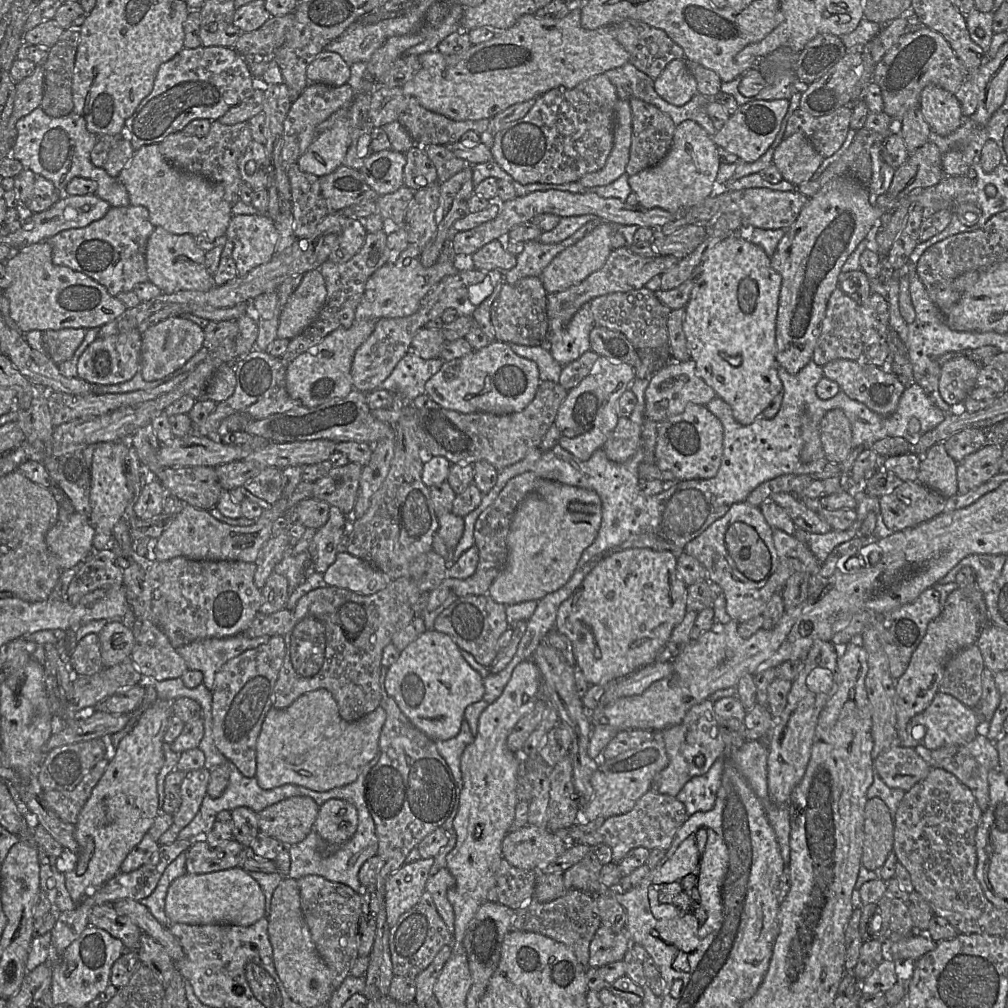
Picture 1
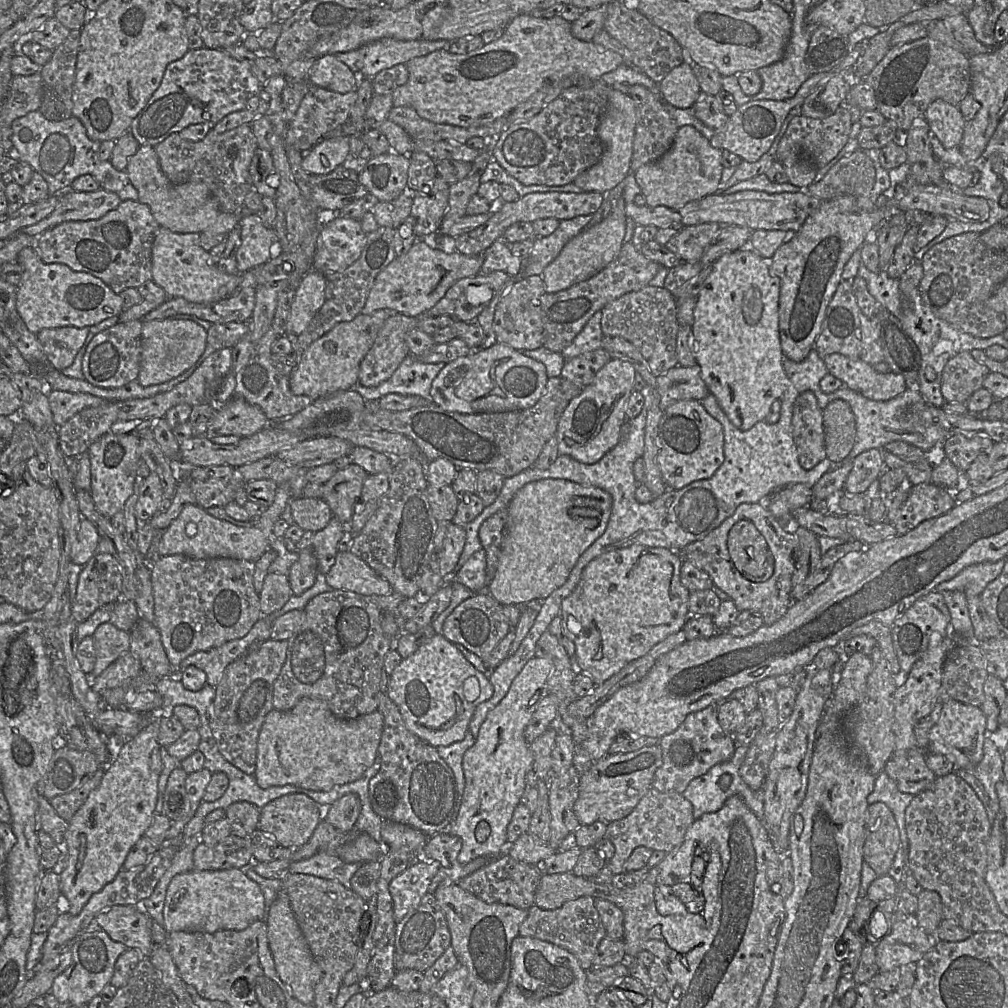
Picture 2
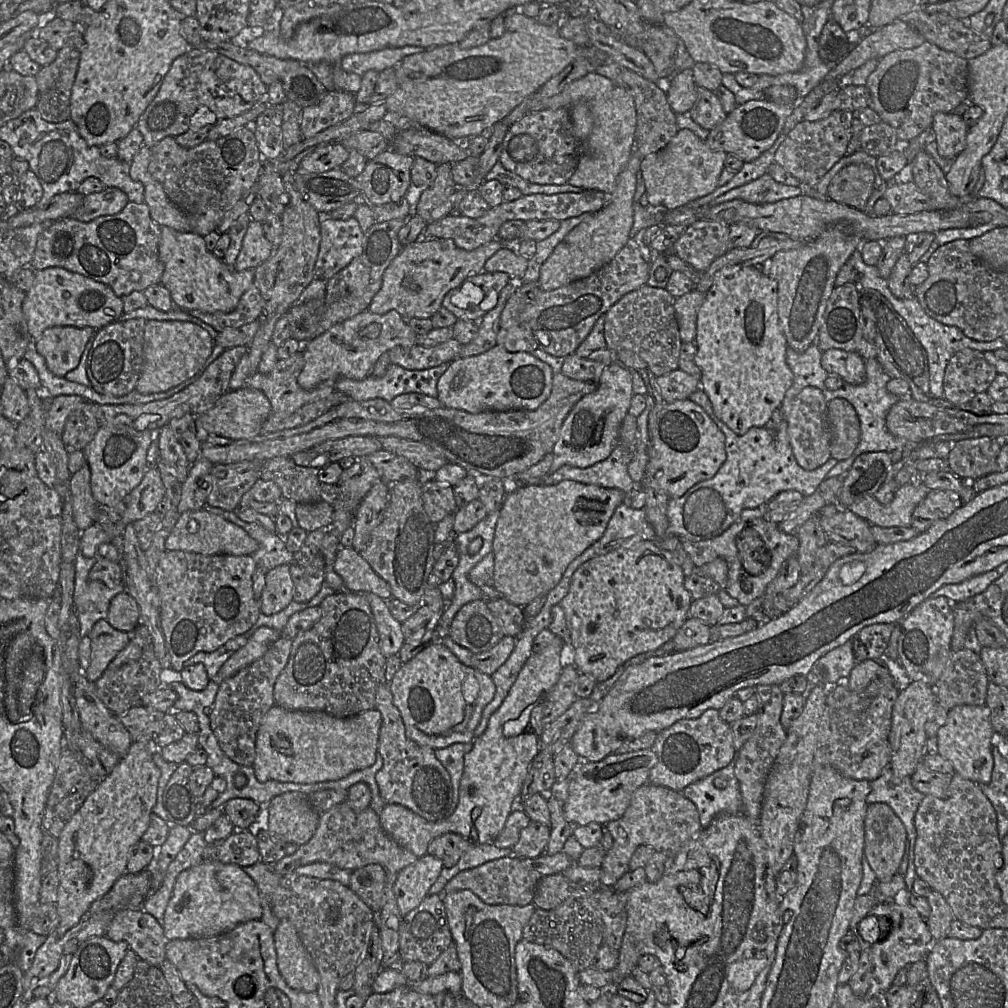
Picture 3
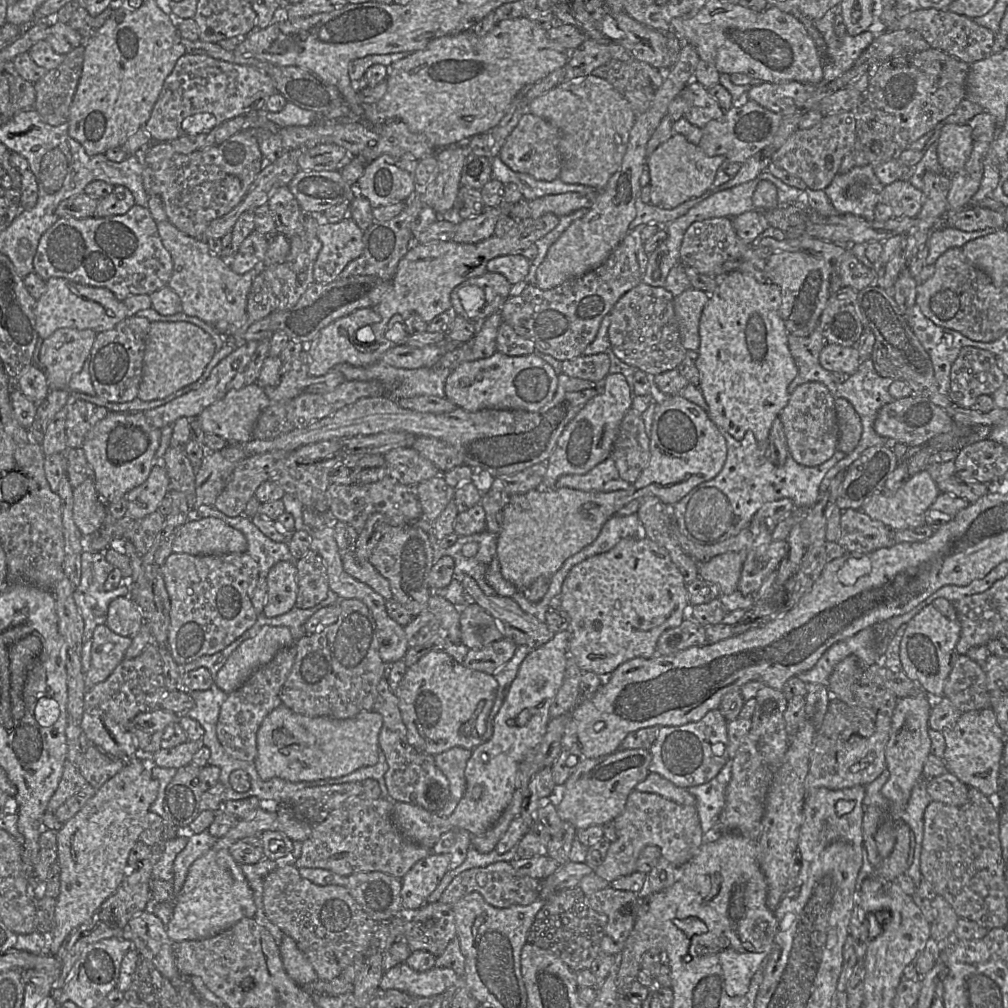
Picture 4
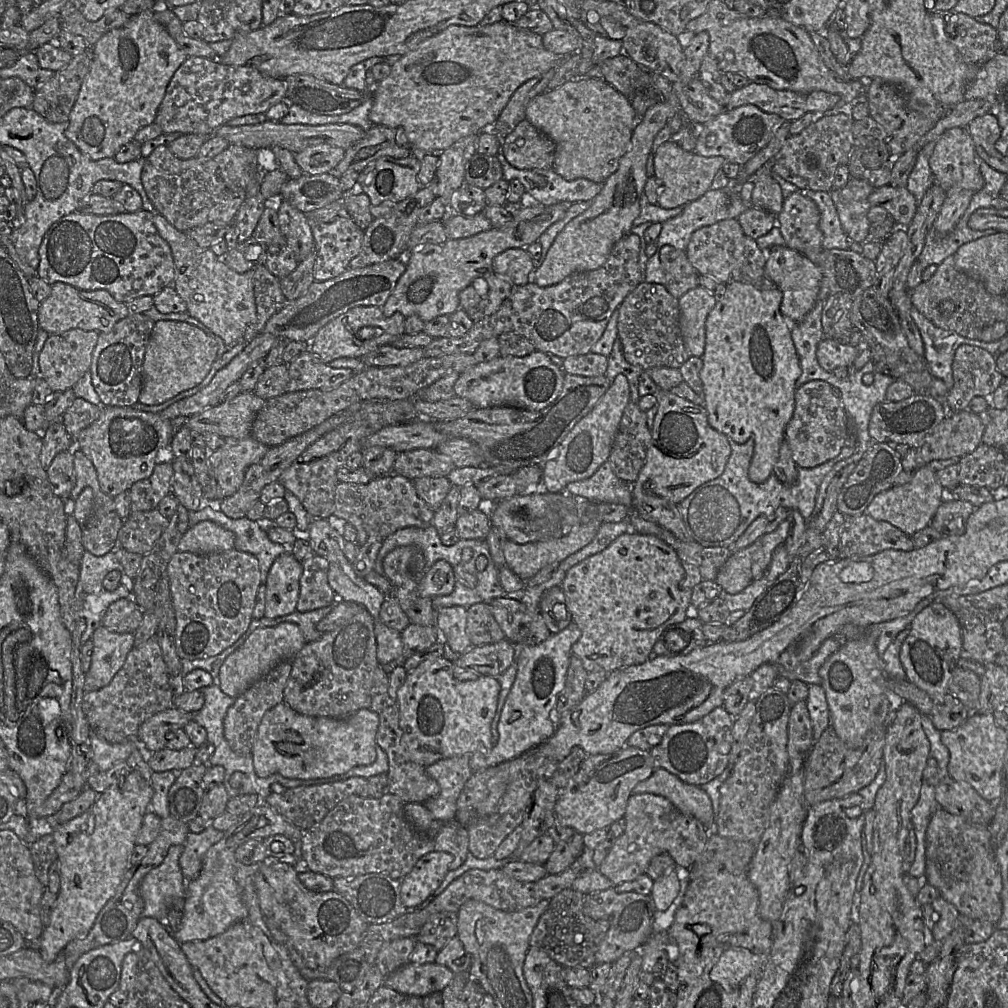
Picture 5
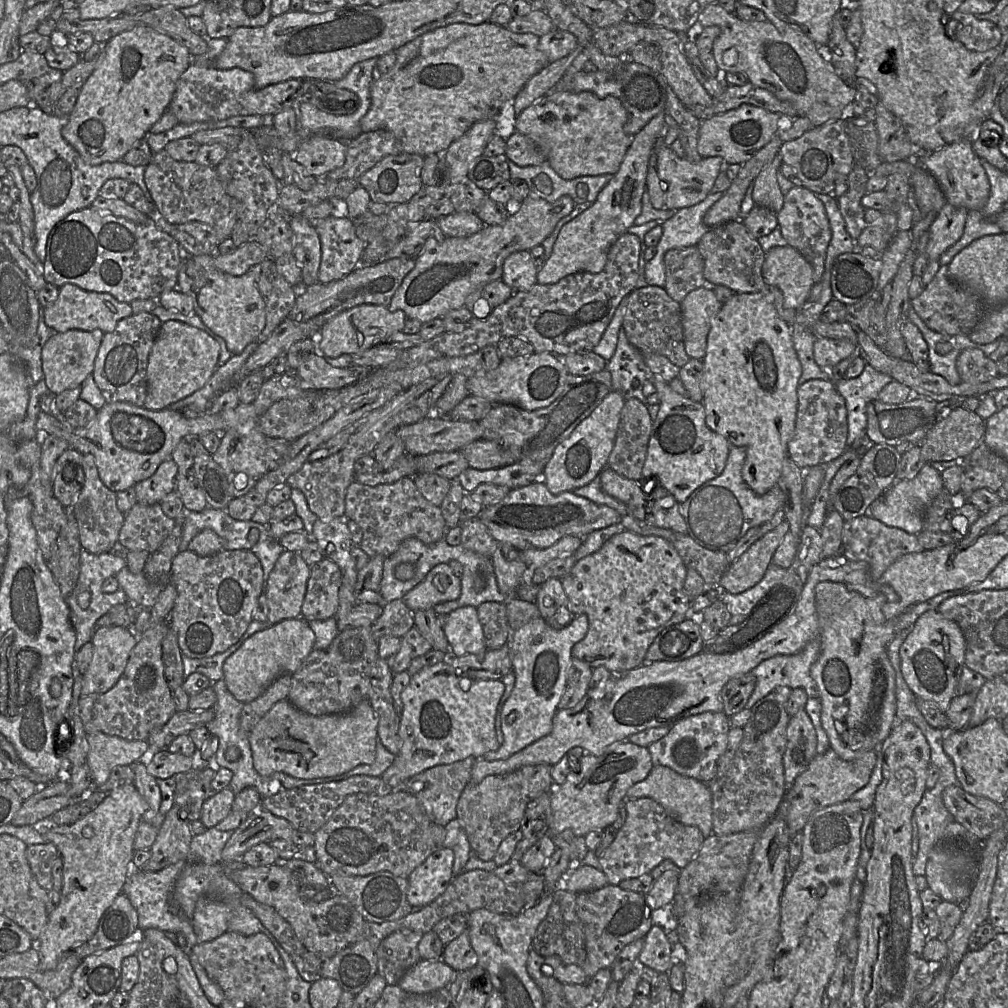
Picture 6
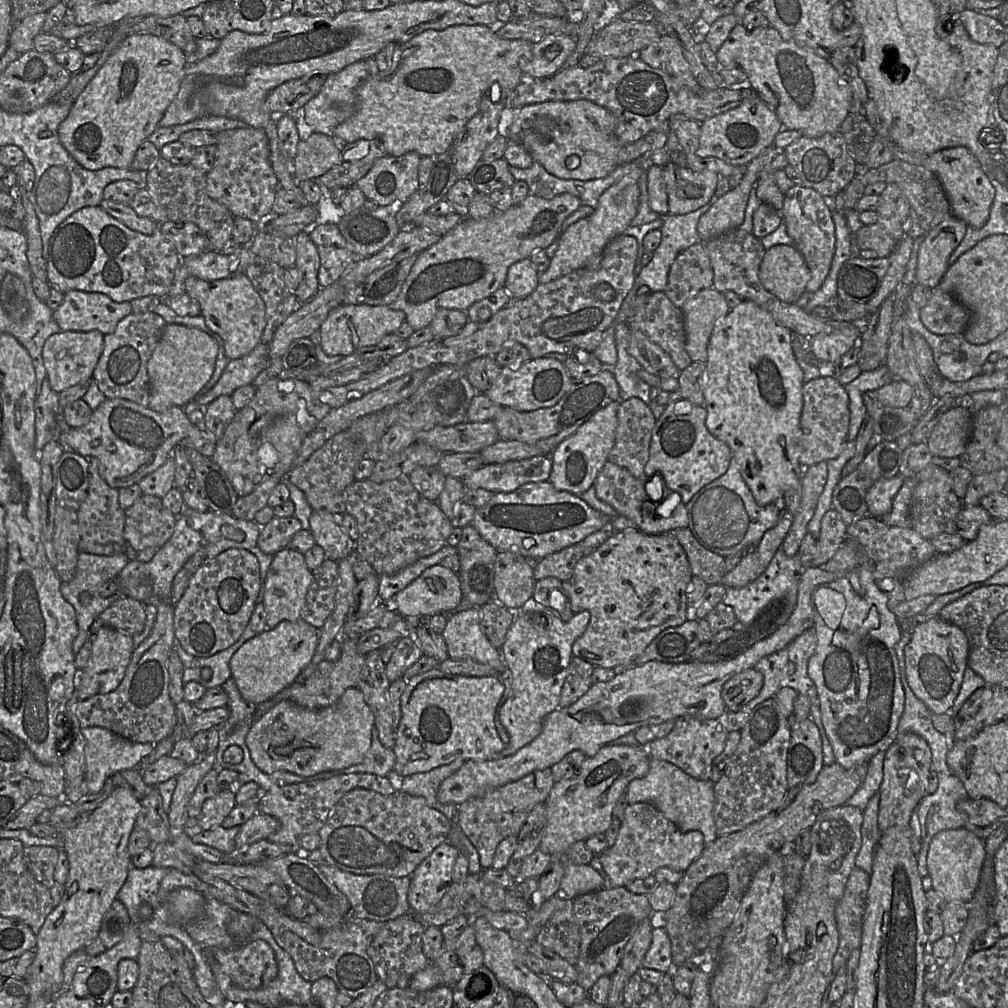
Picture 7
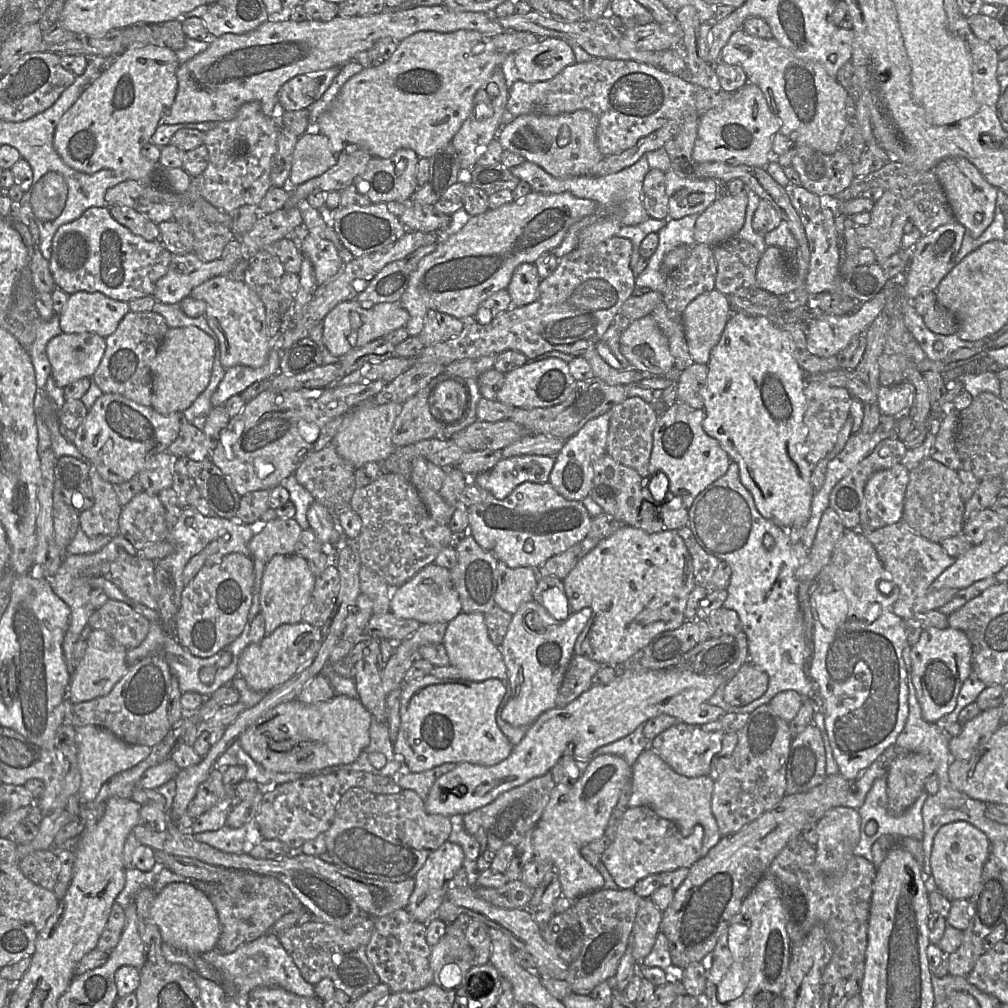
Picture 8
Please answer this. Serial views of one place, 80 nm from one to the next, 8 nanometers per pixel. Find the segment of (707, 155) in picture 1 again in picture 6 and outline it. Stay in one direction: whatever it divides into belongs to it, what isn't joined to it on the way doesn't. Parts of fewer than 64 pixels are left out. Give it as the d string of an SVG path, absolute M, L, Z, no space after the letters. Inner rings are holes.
M670 146L657 150L657 174L665 187L665 206L679 210L703 201L711 192L714 182L721 171L729 165L722 157L705 157L697 163L678 157Z

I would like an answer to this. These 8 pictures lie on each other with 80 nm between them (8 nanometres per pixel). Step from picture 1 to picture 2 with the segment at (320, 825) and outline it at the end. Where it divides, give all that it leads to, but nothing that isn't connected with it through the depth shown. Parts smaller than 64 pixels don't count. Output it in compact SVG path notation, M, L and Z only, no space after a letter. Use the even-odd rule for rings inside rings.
M346 794L323 810L323 819L342 832L353 829L361 811L358 795Z

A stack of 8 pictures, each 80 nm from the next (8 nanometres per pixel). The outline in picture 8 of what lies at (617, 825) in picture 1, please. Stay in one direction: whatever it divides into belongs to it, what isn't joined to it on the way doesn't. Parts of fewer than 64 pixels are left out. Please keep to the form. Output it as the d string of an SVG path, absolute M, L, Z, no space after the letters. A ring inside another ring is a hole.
M646 805L627 808L622 816L616 836L610 846L601 854L601 862L605 865L619 889L633 890L636 883L652 874L661 874L679 868L689 868L700 859L704 830L696 825L689 836L684 837L671 821L660 817Z

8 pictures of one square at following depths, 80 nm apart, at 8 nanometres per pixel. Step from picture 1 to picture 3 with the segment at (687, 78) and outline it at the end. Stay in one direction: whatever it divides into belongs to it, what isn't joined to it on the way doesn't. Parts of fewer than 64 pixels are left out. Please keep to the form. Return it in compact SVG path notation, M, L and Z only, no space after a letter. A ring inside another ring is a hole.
M693 69L680 71L669 80L659 80L658 87L666 93L667 101L675 114L690 111L697 99Z

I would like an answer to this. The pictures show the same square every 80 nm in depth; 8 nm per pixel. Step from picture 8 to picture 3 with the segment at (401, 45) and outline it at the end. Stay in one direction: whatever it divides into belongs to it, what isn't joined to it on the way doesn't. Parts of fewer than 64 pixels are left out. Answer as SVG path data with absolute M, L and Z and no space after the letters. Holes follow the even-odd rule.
M520 10L507 18L505 21L504 34L495 39L490 39L487 43L472 49L461 49L458 43L426 48L424 52L406 56L395 68L398 78L398 86L396 90L385 99L387 111L396 112L406 116L417 122L424 128L428 128L454 141L464 142L469 138L481 135L483 132L492 128L497 122L503 120L516 106L518 106L525 98L531 97L539 90L548 80L562 72L568 65L575 61L578 57L587 58L593 65L600 66L609 61L607 54L598 50L592 45L577 46L572 41L564 39L559 34L559 26L546 26L540 24L537 19L530 18L520 12Z

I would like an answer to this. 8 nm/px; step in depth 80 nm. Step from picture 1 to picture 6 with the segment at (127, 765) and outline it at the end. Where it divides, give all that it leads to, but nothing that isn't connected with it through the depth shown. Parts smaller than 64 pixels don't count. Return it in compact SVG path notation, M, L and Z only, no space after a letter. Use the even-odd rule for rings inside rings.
M129 783L111 790L97 807L73 824L41 827L63 860L59 904L48 915L47 924L35 942L41 969L54 969L63 953L87 942L95 934L103 913L122 892L132 870L134 839L145 811L144 799L134 783Z

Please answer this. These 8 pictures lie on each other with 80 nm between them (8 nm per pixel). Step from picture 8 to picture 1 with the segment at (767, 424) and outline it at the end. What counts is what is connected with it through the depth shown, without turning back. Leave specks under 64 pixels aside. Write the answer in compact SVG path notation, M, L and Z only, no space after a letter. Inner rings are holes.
M735 233L724 238L704 253L702 270L694 279L694 287L685 306L683 330L691 359L696 364L697 375L716 392L717 397L729 404L735 420L742 425L749 425L762 416L763 411L769 406L773 398L783 390L783 384L777 372L777 368L780 365L776 361L776 319L781 282L781 275L772 268L771 258L766 255L765 251L760 246L741 237L739 233Z

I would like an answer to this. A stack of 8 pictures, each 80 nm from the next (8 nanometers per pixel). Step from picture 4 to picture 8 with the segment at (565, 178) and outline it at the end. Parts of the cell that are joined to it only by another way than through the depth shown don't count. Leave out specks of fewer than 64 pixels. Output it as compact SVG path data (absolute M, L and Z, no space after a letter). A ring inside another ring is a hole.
M577 110L557 116L536 114L520 115L504 125L497 135L504 150L523 156L527 161L537 164L550 175L559 178L570 178L590 175L591 169L603 158L596 141L598 118L588 110Z

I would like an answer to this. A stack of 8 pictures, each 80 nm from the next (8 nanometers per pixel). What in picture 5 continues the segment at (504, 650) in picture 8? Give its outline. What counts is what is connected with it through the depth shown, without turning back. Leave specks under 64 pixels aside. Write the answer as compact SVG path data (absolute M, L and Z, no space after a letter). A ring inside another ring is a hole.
M572 621L564 630L537 645L515 645L517 674L500 714L497 728L499 739L492 749L472 753L470 768L473 772L515 759L555 733L554 708L565 686L572 646L580 637L581 630Z

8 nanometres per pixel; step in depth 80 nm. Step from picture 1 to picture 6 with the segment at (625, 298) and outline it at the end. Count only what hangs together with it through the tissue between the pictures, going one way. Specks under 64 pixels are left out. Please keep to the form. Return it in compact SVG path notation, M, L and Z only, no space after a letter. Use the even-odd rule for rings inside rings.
M647 285L634 289L628 295L622 329L625 331L628 341L642 354L663 355L679 368L690 359L684 347L680 303L673 300L663 287Z

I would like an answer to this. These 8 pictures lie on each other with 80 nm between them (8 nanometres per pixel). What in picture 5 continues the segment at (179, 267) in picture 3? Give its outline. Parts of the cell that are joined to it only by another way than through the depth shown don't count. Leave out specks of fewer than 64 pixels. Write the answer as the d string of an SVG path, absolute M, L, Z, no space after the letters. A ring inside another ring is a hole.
M155 214L159 235L169 244L175 265L172 286L187 305L187 313L202 322L224 343L234 346L243 341L247 327L257 318L253 279L255 269L245 273L232 270L210 248L201 248L185 232L171 225L162 214Z

